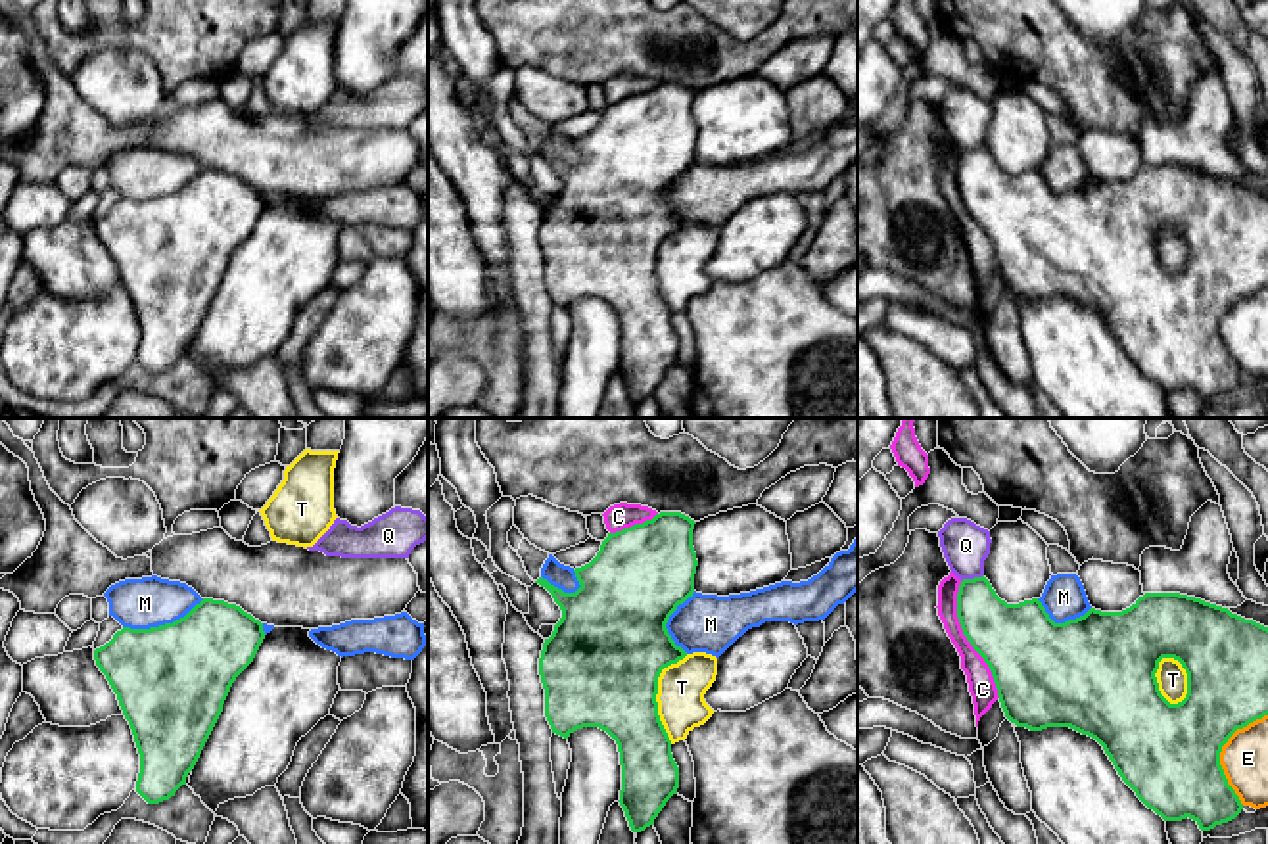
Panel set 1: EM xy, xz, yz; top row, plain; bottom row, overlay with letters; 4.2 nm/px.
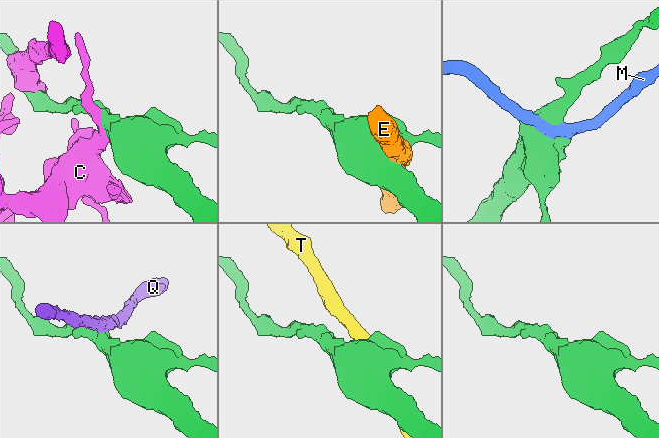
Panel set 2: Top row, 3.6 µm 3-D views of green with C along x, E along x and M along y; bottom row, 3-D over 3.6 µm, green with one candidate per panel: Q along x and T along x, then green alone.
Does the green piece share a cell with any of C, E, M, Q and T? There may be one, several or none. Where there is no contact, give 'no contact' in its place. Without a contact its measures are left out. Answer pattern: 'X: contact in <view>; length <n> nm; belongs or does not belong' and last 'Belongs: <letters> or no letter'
C: contact in yz; length 500 nm; does not belong
E: contact in yz; length 400 nm; does not belong
M: contact in xy; length 360 nm; does not belong
Q: contact in yz; length 100 nm; does not belong
T: contact in yz; length 220 nm; does not belong
Belongs: no letter

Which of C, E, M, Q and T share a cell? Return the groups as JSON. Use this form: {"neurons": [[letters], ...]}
{"neurons": [["C"], ["E"], ["M"], ["Q"], ["T"]]}

